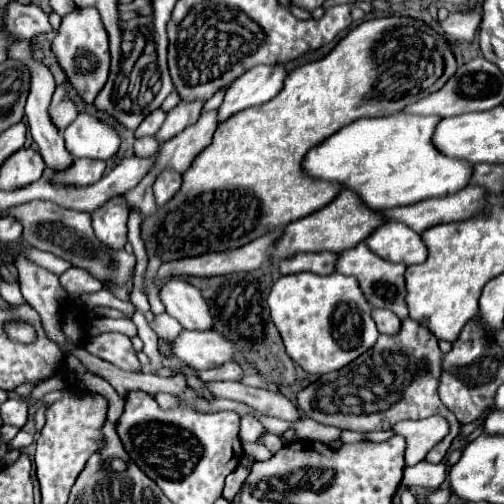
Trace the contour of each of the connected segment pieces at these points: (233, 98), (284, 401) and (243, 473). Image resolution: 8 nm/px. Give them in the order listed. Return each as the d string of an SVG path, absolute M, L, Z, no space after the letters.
M258 64L250 70L246 70L242 76L238 76L226 96L222 106L218 108L218 118L224 122L232 114L260 106L268 100L272 100L284 86L286 80L286 68L284 64Z
M206 382L206 390L214 398L230 398L230 400L244 402L246 406L250 406L262 416L274 416L288 422L296 422L300 418L298 408L282 394L250 388L240 382Z
M238 466L238 468L236 468L236 470L226 478L226 486L224 486L224 494L222 494L222 496L224 496L228 502L232 502L234 496L240 492L240 488L242 488L244 480L248 478L248 474L250 474L248 468Z

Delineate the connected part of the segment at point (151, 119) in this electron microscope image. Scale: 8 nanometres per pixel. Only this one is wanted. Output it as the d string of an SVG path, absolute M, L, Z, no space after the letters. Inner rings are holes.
M162 108L154 110L154 112L152 112L150 116L146 116L144 122L136 128L136 136L154 136L154 134L160 130L160 126L162 126L164 120L166 120L166 112L162 112Z

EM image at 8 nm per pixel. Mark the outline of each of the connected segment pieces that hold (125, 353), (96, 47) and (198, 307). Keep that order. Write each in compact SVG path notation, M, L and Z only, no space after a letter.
M106 332L100 336L92 336L86 344L86 350L102 360L112 362L114 366L118 366L126 372L142 372L142 364L126 334Z
M76 8L66 18L62 18L58 36L52 42L52 50L60 60L60 66L68 74L72 86L80 92L86 102L94 102L96 94L106 84L108 68L110 68L110 52L108 52L108 32L102 24L100 12L96 8Z
M166 280L160 290L160 300L166 306L166 312L186 330L210 330L214 326L214 318L200 290L184 280Z

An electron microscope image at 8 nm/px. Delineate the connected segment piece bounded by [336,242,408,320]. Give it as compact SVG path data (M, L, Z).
M364 242L358 244L358 246L354 246L354 248L350 248L350 252L340 252L338 268L336 268L336 272L340 272L340 274L358 278L358 284L360 284L366 300L368 300L374 308L392 310L400 320L406 320L406 318L408 318L404 270L406 270L406 264L394 264L394 262L388 262L388 260L376 256Z

